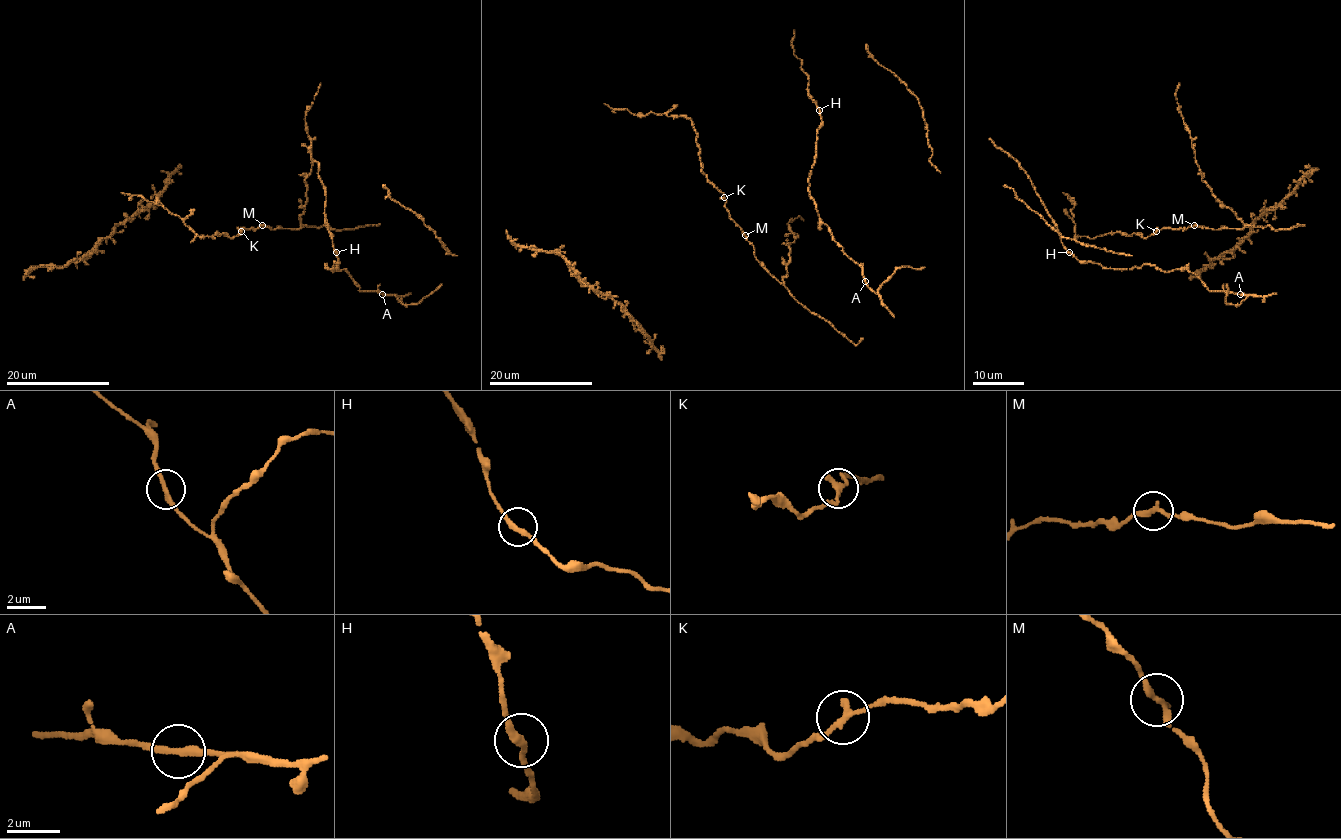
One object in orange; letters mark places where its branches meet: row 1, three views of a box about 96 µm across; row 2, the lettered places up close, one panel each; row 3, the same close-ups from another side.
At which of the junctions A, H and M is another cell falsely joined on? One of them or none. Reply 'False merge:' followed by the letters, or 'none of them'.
False merge: none of them

